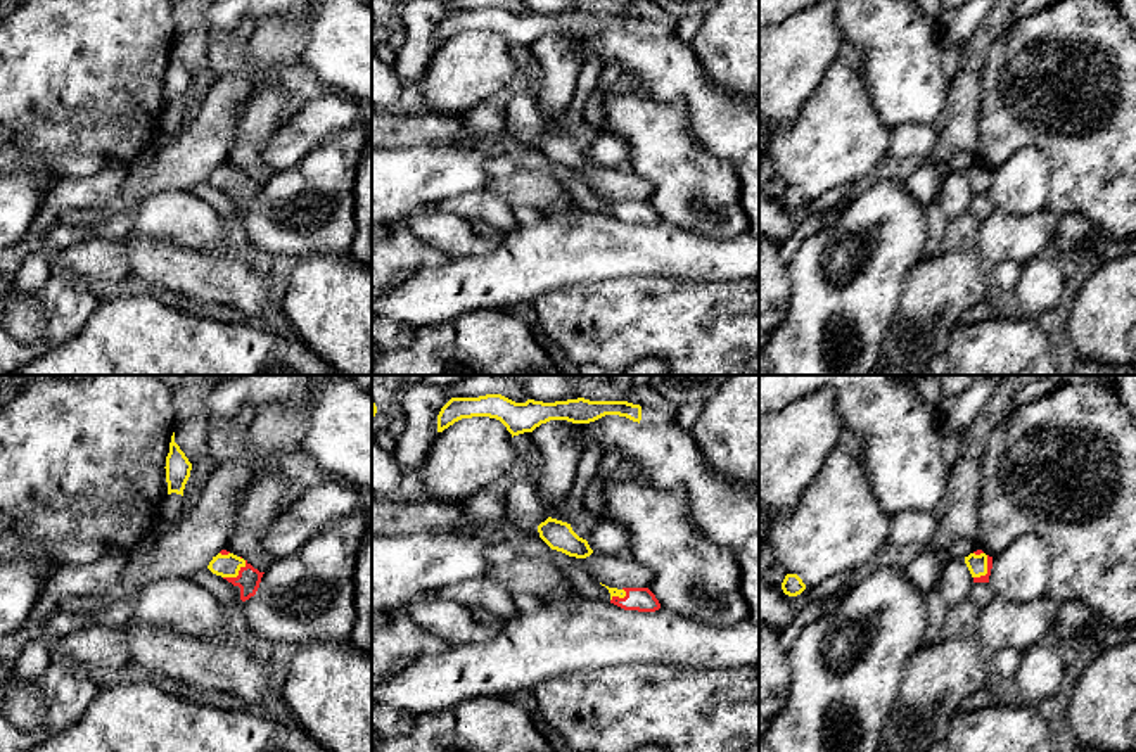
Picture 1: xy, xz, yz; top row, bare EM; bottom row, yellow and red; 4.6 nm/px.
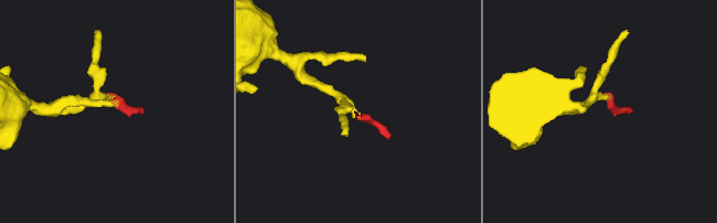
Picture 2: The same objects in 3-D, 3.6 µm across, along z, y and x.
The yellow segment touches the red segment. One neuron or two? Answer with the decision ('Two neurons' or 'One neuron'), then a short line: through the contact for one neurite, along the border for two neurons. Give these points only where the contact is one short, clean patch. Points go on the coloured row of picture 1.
One neuron

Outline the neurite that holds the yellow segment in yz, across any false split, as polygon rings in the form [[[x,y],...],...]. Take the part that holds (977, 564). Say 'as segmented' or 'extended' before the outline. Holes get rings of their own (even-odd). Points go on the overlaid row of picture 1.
extended | [[[977,550],[965,557],[965,564],[973,577],[973,583],[989,583],[992,557],[986,555],[982,550]]]

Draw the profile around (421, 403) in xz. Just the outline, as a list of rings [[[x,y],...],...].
[[[420,380],[396,389],[401,411],[406,417],[406,429],[392,453],[401,472],[417,470],[424,465],[425,455],[437,437],[437,415],[451,399],[444,387],[429,386]]]

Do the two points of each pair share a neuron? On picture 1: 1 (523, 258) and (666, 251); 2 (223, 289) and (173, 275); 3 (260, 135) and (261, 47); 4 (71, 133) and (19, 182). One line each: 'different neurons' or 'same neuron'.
1: same neuron
2: same neuron
3: different neurons
4: different neurons

